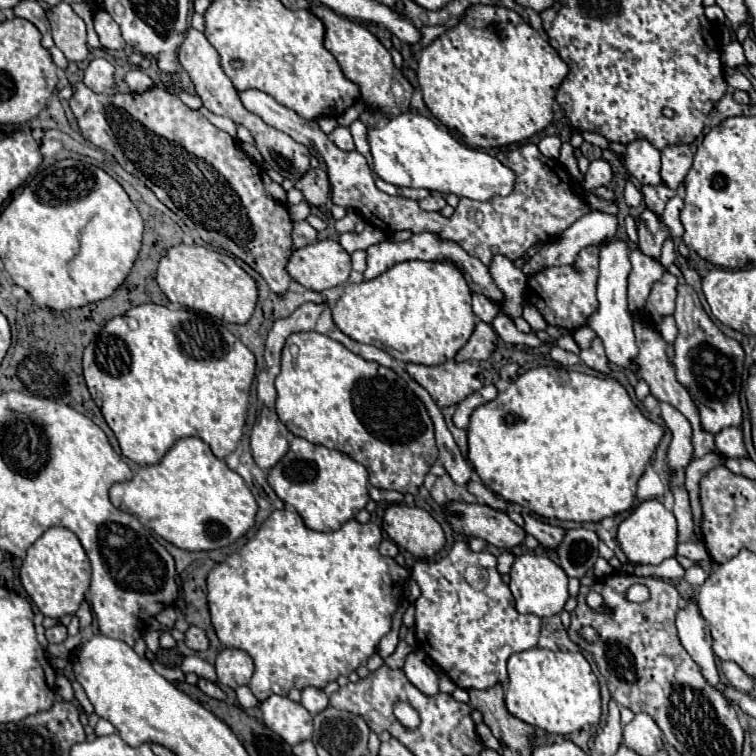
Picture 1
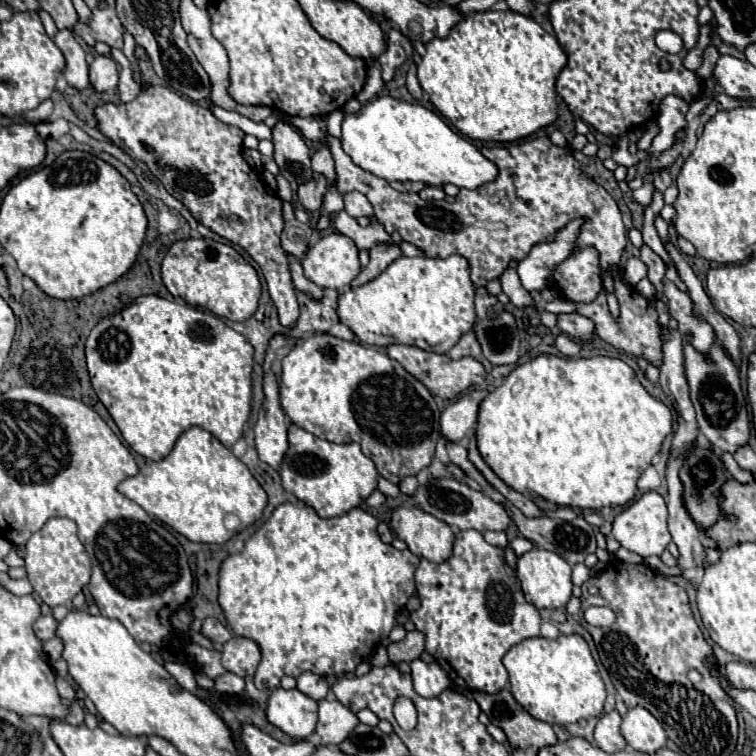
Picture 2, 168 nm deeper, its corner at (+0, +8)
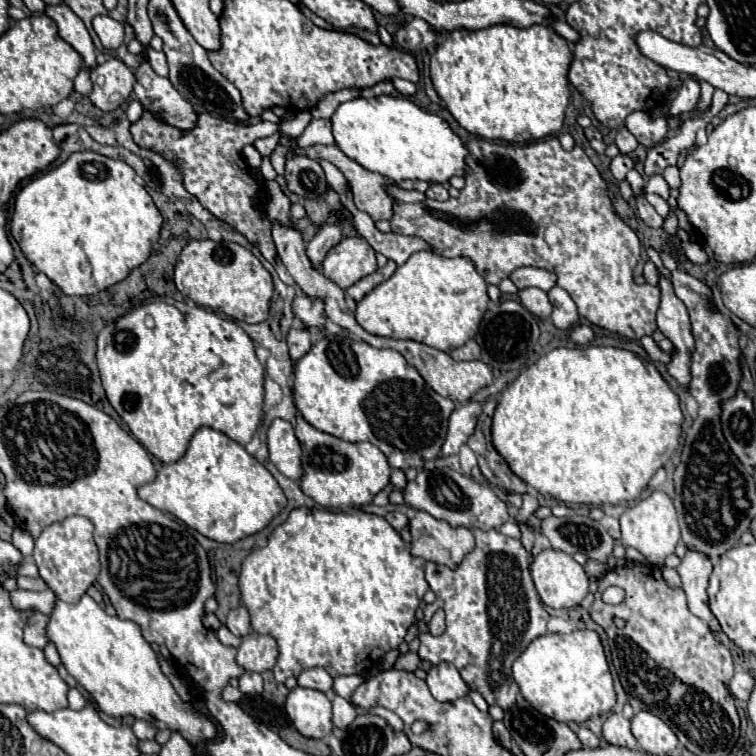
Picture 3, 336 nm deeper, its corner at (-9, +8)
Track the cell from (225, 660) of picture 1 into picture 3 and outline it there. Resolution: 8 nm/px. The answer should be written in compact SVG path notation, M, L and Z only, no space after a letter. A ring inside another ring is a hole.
M256 631L242 637L236 661L246 671L256 671L256 673L268 671L276 665L276 659L278 659L278 645L274 637L260 635Z

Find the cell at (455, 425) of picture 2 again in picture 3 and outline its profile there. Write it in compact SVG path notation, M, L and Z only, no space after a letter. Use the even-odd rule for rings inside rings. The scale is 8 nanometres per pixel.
M468 401L462 407L456 407L450 415L450 425L448 425L448 433L442 445L442 457L448 455L456 455L460 445L464 445L468 441L468 437L472 435L472 429L476 427L476 417L480 415L480 403L476 401Z

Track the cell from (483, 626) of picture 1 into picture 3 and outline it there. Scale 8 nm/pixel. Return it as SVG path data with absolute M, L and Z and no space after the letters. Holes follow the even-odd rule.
M474 529L474 537L476 537L476 549L464 557L458 569L448 569L436 563L426 565L426 581L430 583L430 589L436 593L436 601L432 605L426 605L424 621L428 623L434 611L442 607L446 611L446 631L438 637L422 633L418 657L422 661L430 661L432 665L438 665L442 661L452 663L460 671L462 679L470 685L470 689L478 691L488 701L488 705L498 705L504 711L508 711L516 703L516 697L520 693L512 677L512 663L536 637L548 633L546 623L550 615L546 613L532 583L530 561L522 541L506 537L494 529L492 531Z

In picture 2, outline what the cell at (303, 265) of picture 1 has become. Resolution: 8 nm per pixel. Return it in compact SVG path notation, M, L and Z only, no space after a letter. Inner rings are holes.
M341 233L323 235L307 249L301 265L309 281L331 289L347 287L361 269L355 243Z

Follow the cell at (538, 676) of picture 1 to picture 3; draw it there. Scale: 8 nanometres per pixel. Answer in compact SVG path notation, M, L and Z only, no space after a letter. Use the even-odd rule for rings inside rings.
M596 631L542 635L534 639L526 647L526 651L514 661L512 673L514 673L514 681L520 687L522 697L536 711L562 723L576 721L598 737L602 737L602 725L606 718L597 718L596 715L607 717L608 711L616 705L616 693L612 687L612 675L608 669L604 647Z

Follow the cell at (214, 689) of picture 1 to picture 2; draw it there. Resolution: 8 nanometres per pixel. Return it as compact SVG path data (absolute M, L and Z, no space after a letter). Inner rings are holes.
M223 673L223 675L215 677L213 681L215 681L215 689L217 689L219 693L233 693L233 695L239 695L239 693L243 693L243 687L245 687L243 677L233 675L233 673Z

